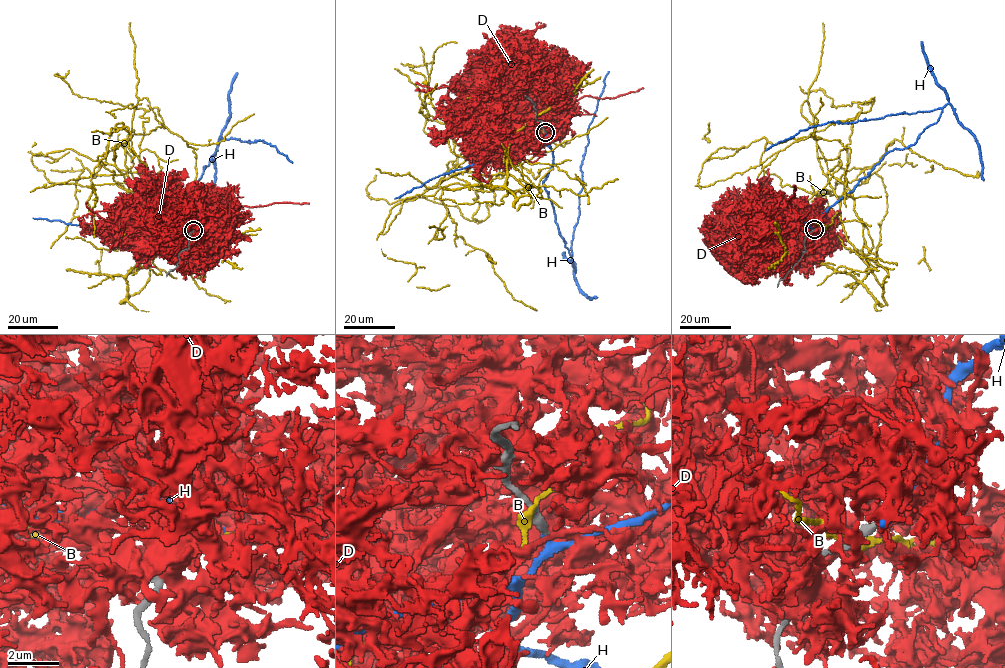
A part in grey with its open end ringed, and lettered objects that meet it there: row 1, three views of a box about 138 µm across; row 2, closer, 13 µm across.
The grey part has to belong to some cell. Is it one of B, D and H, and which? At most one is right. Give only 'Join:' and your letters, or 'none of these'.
Join: H

